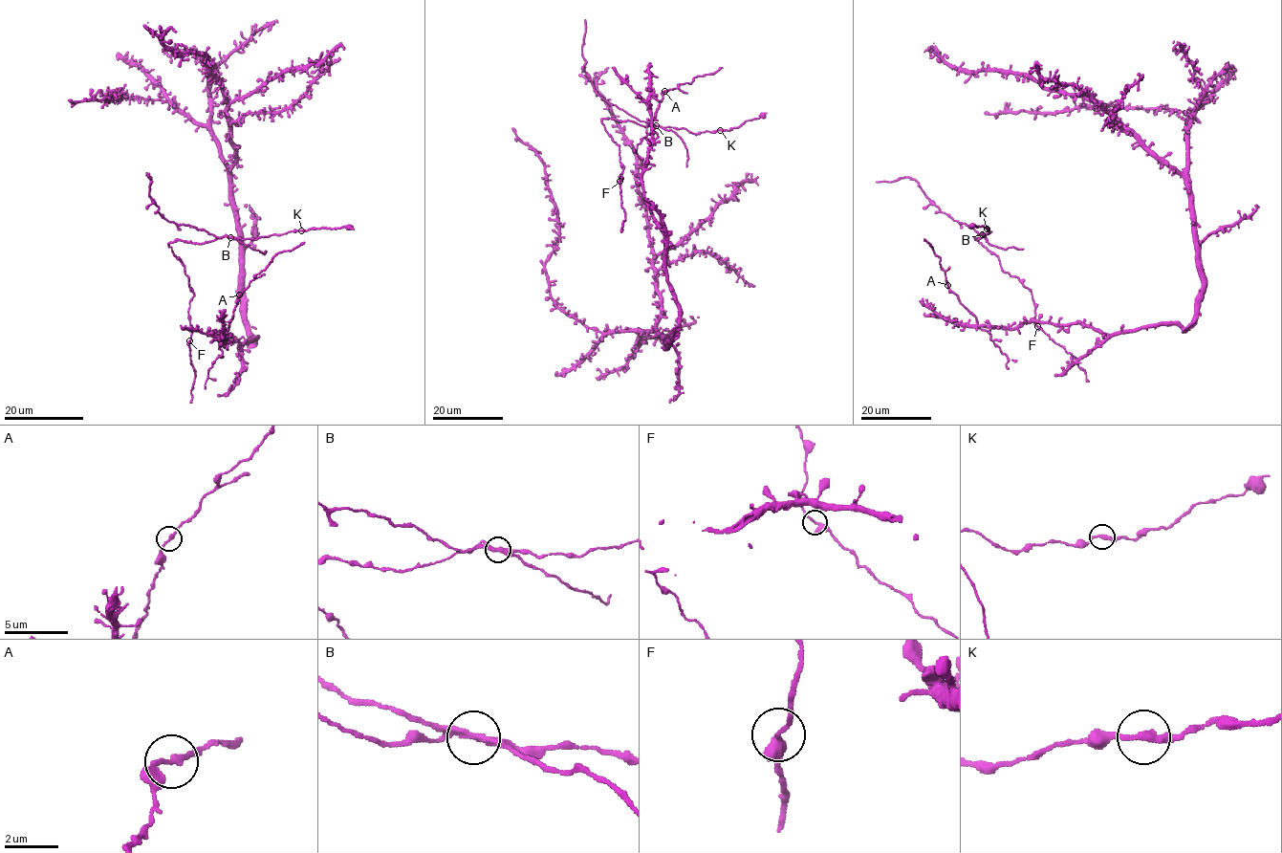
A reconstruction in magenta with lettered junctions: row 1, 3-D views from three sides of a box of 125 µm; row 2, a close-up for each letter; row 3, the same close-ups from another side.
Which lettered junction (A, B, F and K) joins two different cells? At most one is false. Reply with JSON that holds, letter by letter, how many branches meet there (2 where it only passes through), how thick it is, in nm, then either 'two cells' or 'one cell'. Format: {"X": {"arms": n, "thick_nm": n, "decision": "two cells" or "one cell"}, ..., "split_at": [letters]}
{"A": {"arms": 2, "thick_nm": 200, "decision": "one cell"}, "B": {"arms": 2, "thick_nm": 300, "decision": "two cells"}, "F": {"arms": 2, "thick_nm": 320, "decision": "one cell"}, "K": {"arms": 2, "thick_nm": 280, "decision": "one cell"}, "split_at": ["B"]}

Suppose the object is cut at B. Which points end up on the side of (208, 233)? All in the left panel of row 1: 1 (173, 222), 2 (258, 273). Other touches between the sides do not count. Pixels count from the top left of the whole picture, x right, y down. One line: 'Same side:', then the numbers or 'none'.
Same side: 1

